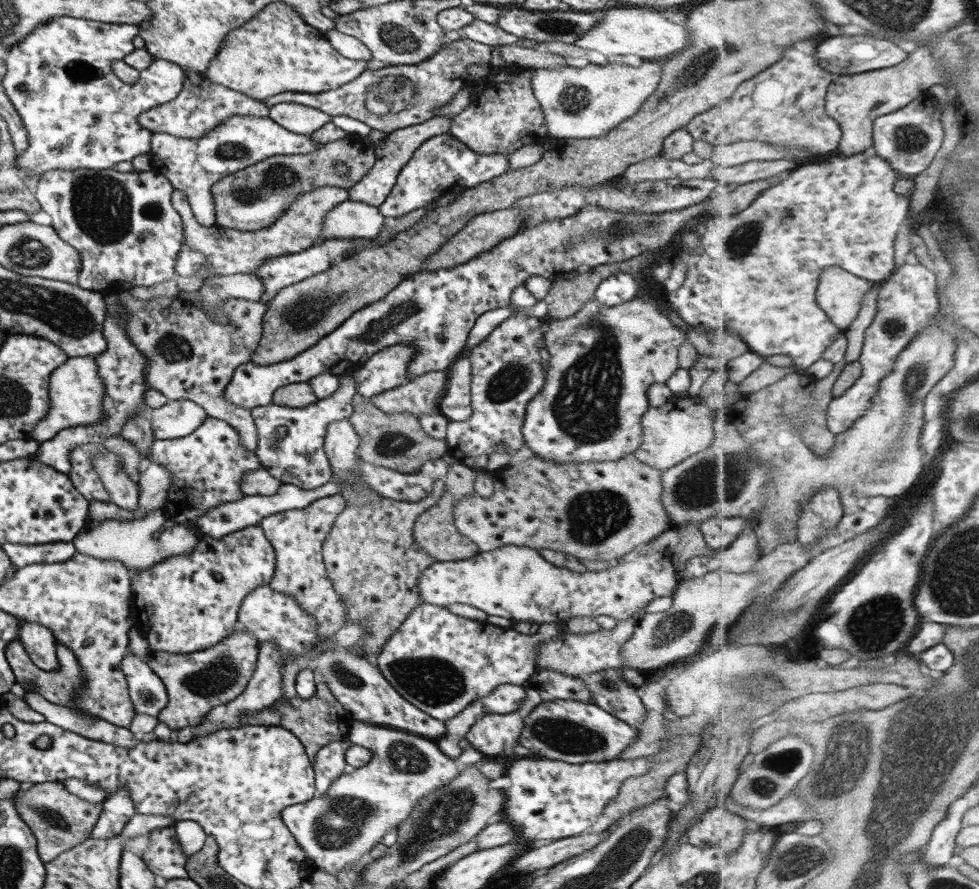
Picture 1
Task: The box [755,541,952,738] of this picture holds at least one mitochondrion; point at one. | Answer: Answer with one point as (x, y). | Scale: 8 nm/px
(872, 630)

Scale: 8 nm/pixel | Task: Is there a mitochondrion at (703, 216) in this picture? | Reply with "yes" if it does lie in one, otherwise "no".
no

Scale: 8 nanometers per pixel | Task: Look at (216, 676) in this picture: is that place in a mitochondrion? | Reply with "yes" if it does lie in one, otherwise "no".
yes

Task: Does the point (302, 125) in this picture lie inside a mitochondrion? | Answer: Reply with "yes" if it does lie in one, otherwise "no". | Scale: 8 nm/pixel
no

